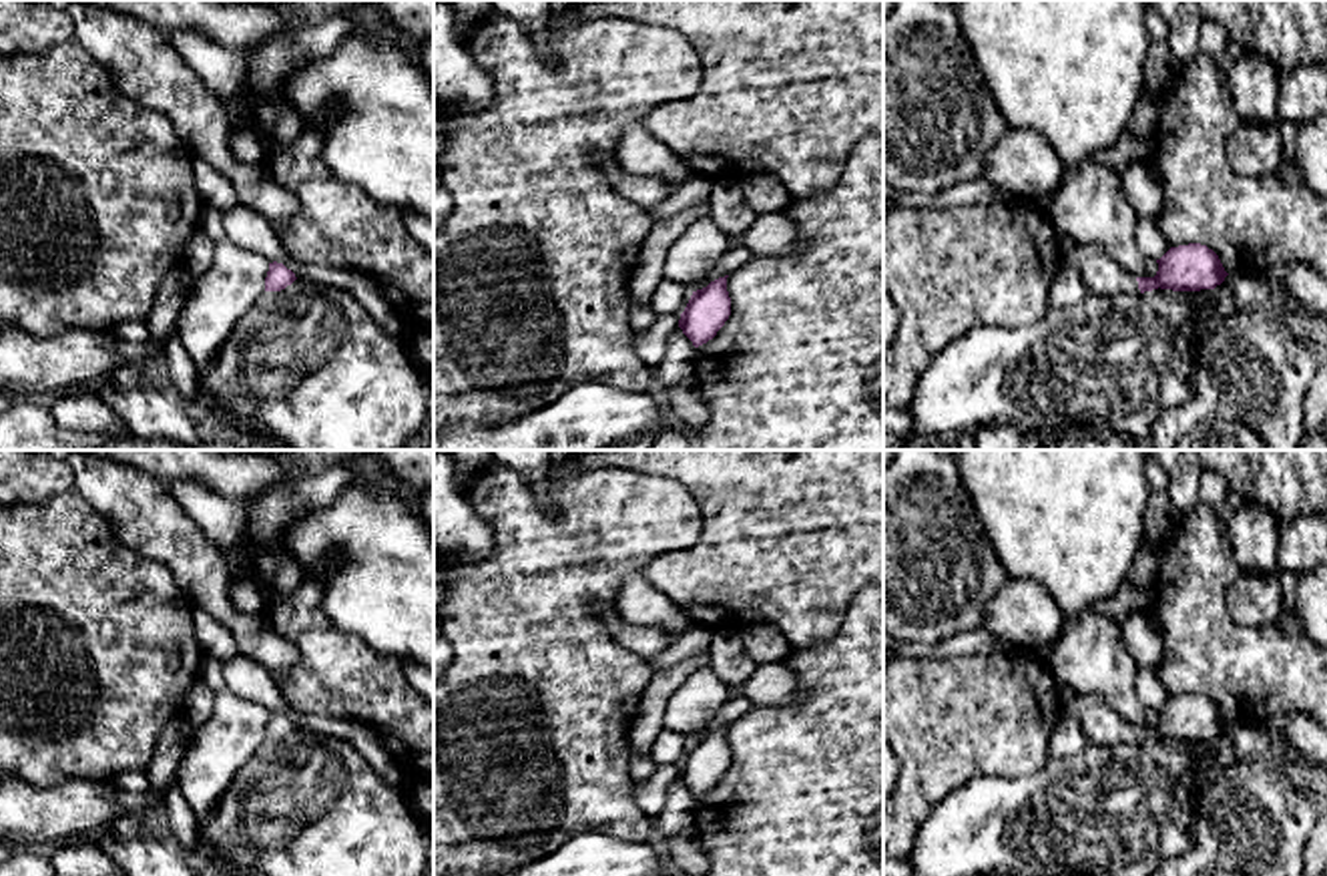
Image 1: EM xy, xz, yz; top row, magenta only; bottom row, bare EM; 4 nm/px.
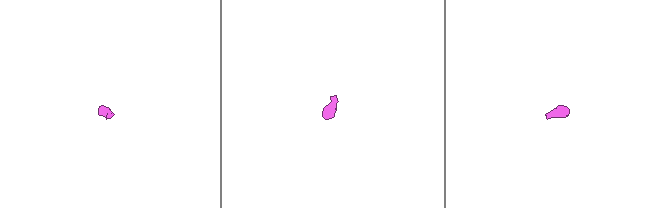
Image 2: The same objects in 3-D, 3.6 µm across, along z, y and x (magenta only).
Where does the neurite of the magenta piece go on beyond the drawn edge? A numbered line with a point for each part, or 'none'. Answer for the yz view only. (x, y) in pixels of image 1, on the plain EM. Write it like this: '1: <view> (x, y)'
1: yz (1103, 724)

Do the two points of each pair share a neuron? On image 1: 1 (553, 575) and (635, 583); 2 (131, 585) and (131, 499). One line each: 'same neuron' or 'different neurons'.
1: different neurons
2: different neurons

